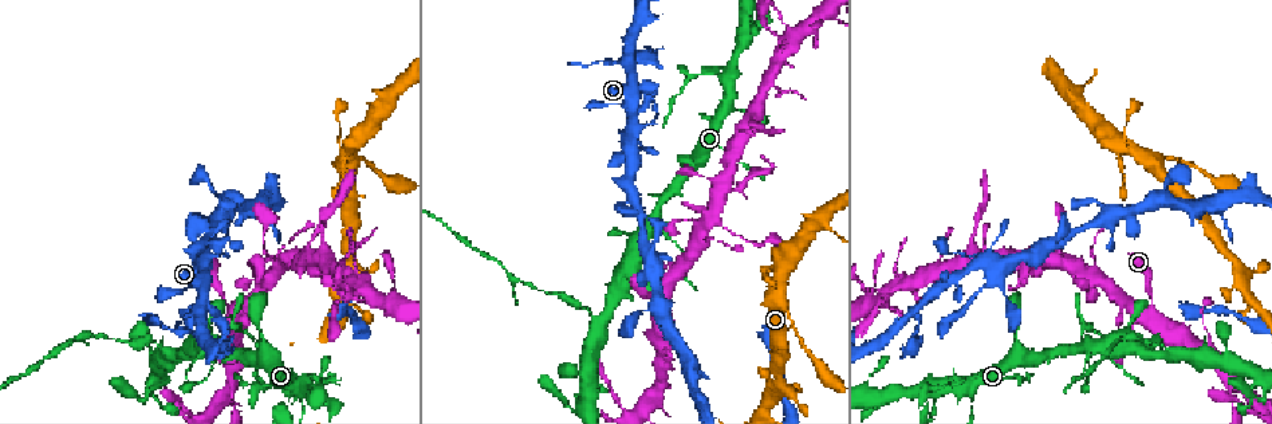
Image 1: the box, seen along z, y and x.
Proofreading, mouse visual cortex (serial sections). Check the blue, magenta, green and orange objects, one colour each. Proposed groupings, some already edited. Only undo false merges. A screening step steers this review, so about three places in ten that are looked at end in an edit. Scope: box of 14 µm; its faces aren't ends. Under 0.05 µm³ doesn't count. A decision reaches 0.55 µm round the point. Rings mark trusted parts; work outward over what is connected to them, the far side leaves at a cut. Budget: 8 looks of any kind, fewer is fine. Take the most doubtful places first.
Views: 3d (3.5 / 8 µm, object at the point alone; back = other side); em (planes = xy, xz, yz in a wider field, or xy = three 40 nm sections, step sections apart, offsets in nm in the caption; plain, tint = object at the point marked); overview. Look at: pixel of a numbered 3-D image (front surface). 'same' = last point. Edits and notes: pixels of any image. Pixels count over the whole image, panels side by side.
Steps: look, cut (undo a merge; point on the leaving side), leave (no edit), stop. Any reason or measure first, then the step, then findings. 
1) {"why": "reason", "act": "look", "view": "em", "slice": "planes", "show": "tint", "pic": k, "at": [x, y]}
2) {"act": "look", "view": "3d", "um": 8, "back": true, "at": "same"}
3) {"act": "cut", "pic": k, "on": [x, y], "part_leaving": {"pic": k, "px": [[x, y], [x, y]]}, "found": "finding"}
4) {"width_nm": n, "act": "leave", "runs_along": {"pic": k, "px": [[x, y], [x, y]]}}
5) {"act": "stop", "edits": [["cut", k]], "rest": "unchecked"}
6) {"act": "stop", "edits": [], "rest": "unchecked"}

{"why": "side arm on a straight run", "act": "look", "view": "3d", "um": 8, "pic": 1, "at": [1083, 348]}

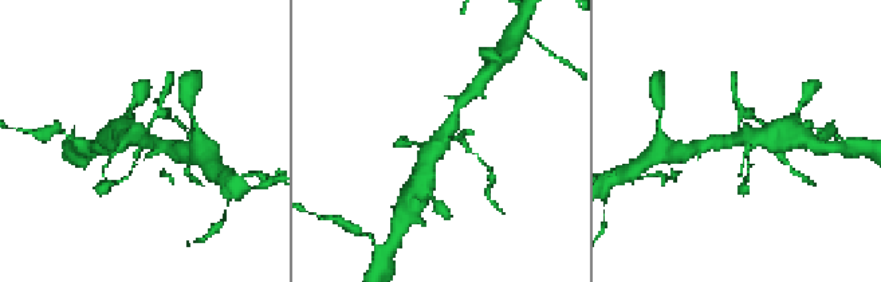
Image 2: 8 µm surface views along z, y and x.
{"why": "zoom in", "act": "look", "view": "3d", "um": 3.5, "pic": 2, "at": [147, 135]}

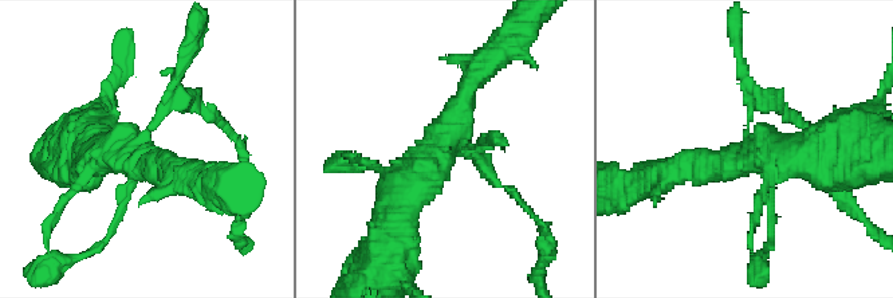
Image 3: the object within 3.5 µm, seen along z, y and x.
{"act": "look", "view": "em", "slice": "xy", "step": 3, "show": "tint", "pic": 3, "at": [442, 156]}

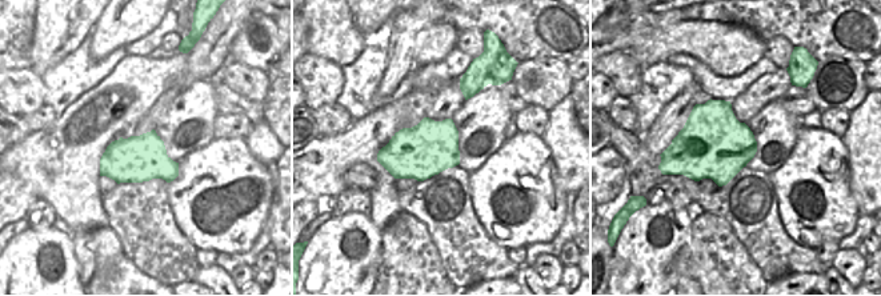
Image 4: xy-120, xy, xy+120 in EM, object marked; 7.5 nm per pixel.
{"act": "cut", "pic": 3, "on": [752, 87], "part_leaving": {"pic": 3, "px": [[748, 128], [759, 102], [803, 124]]}, "found": "a second cell is stuck on"}

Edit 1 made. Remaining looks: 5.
{"act": "look", "view": "3d", "um": 3.5, "pic": 1, "at": [176, 324]}

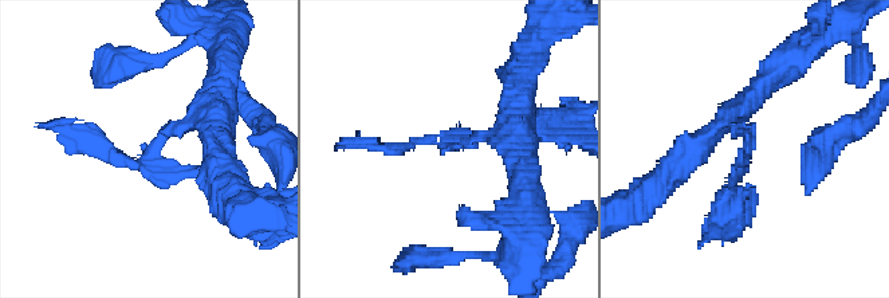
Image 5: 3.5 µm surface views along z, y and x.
{"act": "look", "view": "em", "slice": "planes", "show": "tint", "pic": 5, "at": [159, 158]}

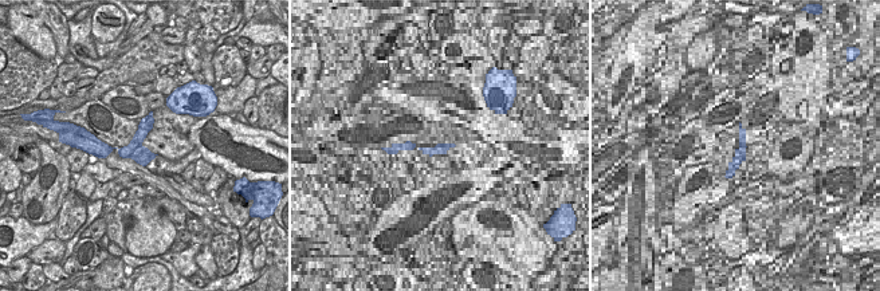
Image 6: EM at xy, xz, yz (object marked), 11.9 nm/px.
{"act": "cut", "pic": 5, "on": [115, 157], "border": {"pic": 6, "px": [[138, 126], [149, 130]]}, "found": "two cells meet here"}

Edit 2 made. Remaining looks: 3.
{"why": "three arms meet", "act": "look", "view": "3d", "um": 3.5, "pic": 1, "at": [786, 304]}

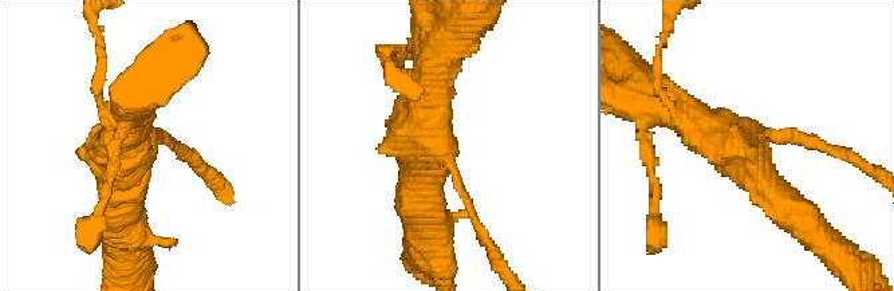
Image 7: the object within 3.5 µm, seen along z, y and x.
{"arms": 3, "arm_widths_nm": [150, 450, 450], "why": "shape alone is not enough", "act": "look", "view": "em", "slice": "xy", "step": 2, "show": "tint", "pic": 7, "at": [443, 154]}

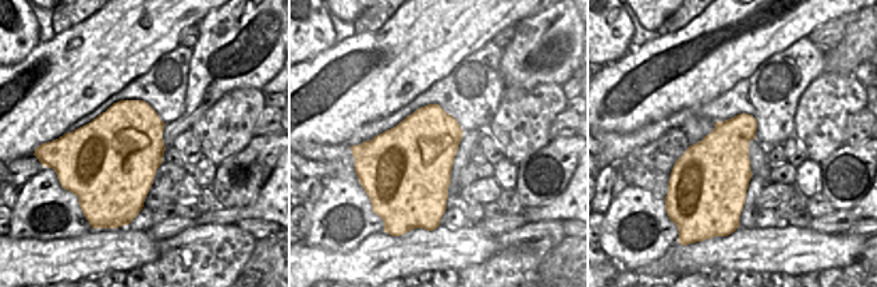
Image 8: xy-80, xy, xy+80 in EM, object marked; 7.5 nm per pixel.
{"act": "leave", "runs_along": {"pic": 7, "px": [[123, 203], [123, 157], [145, 137], [177, 149]]}, "found": "continuous, no second cell"}

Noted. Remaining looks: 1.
{"act": "stop", "edits": [["cut", 3], ["cut", 5]], "rest": "unchecked"}

